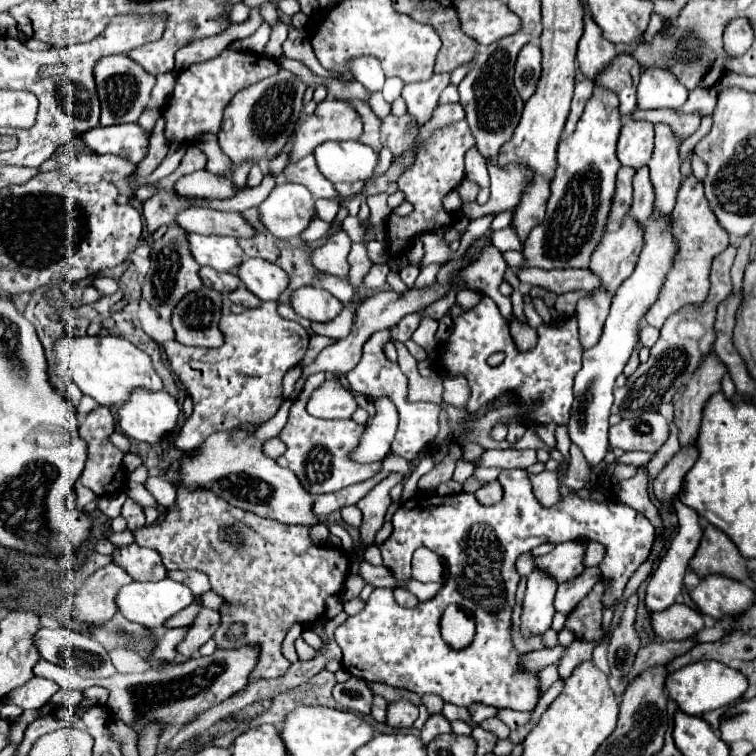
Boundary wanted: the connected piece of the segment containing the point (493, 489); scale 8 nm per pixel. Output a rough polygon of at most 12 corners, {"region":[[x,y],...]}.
{"region":[[490,481],[474,495],[482,505],[494,505],[502,499],[498,481]]}

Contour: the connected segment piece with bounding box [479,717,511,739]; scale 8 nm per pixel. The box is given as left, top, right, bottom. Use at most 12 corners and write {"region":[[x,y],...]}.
{"region":[[496,717],[479,724],[499,739],[508,738],[511,730]]}

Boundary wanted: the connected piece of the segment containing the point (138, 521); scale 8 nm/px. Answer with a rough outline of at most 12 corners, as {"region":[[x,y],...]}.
{"region":[[126,499],[122,517],[128,529],[136,531],[146,525],[142,507]]}

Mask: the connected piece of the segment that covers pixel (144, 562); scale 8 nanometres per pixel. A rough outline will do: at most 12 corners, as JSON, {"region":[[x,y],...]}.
{"region":[[136,543],[116,547],[112,559],[134,581],[166,577],[160,555]]}

